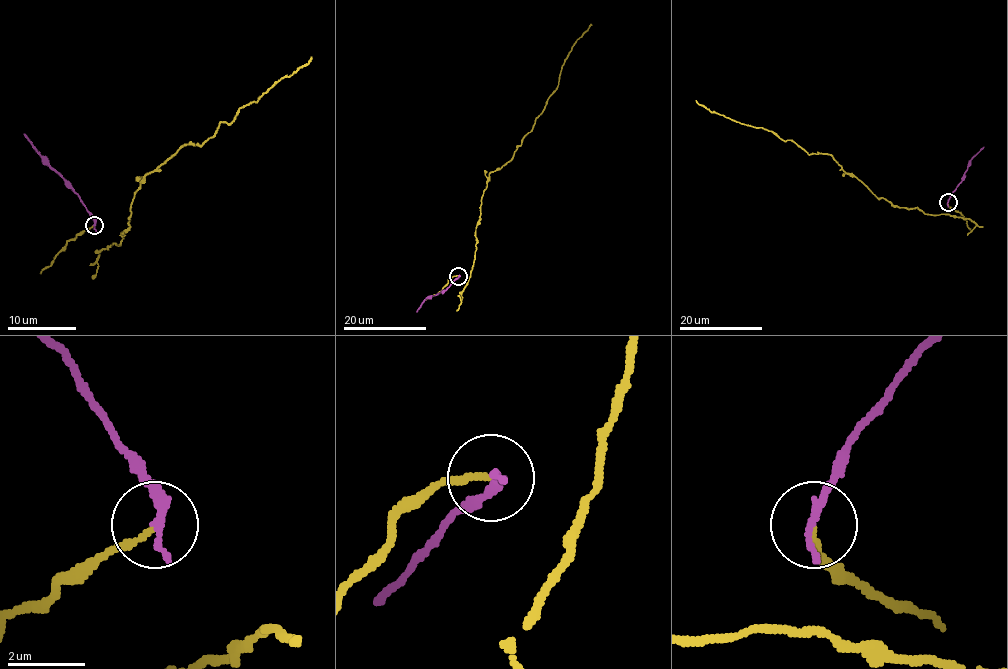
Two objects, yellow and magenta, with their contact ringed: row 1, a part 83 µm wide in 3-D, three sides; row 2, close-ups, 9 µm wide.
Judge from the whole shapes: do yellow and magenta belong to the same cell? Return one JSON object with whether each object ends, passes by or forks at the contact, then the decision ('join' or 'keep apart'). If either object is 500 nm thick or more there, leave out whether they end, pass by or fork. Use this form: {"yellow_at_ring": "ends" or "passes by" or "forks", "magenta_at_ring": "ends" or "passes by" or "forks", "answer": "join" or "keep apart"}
{"yellow_at_ring": "ends", "magenta_at_ring": "ends", "answer": "keep apart"}

